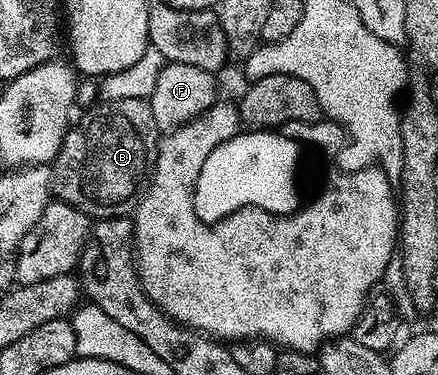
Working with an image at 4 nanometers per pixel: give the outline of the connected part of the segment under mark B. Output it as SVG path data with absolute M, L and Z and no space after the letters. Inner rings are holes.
M112 99L92 107L80 119L80 124L69 126L64 143L51 164L51 194L59 202L70 205L87 215L89 220L109 219L119 215L128 217L140 204L140 197L146 190L150 172L154 166L154 156L162 132L154 121L151 102L144 99Z

